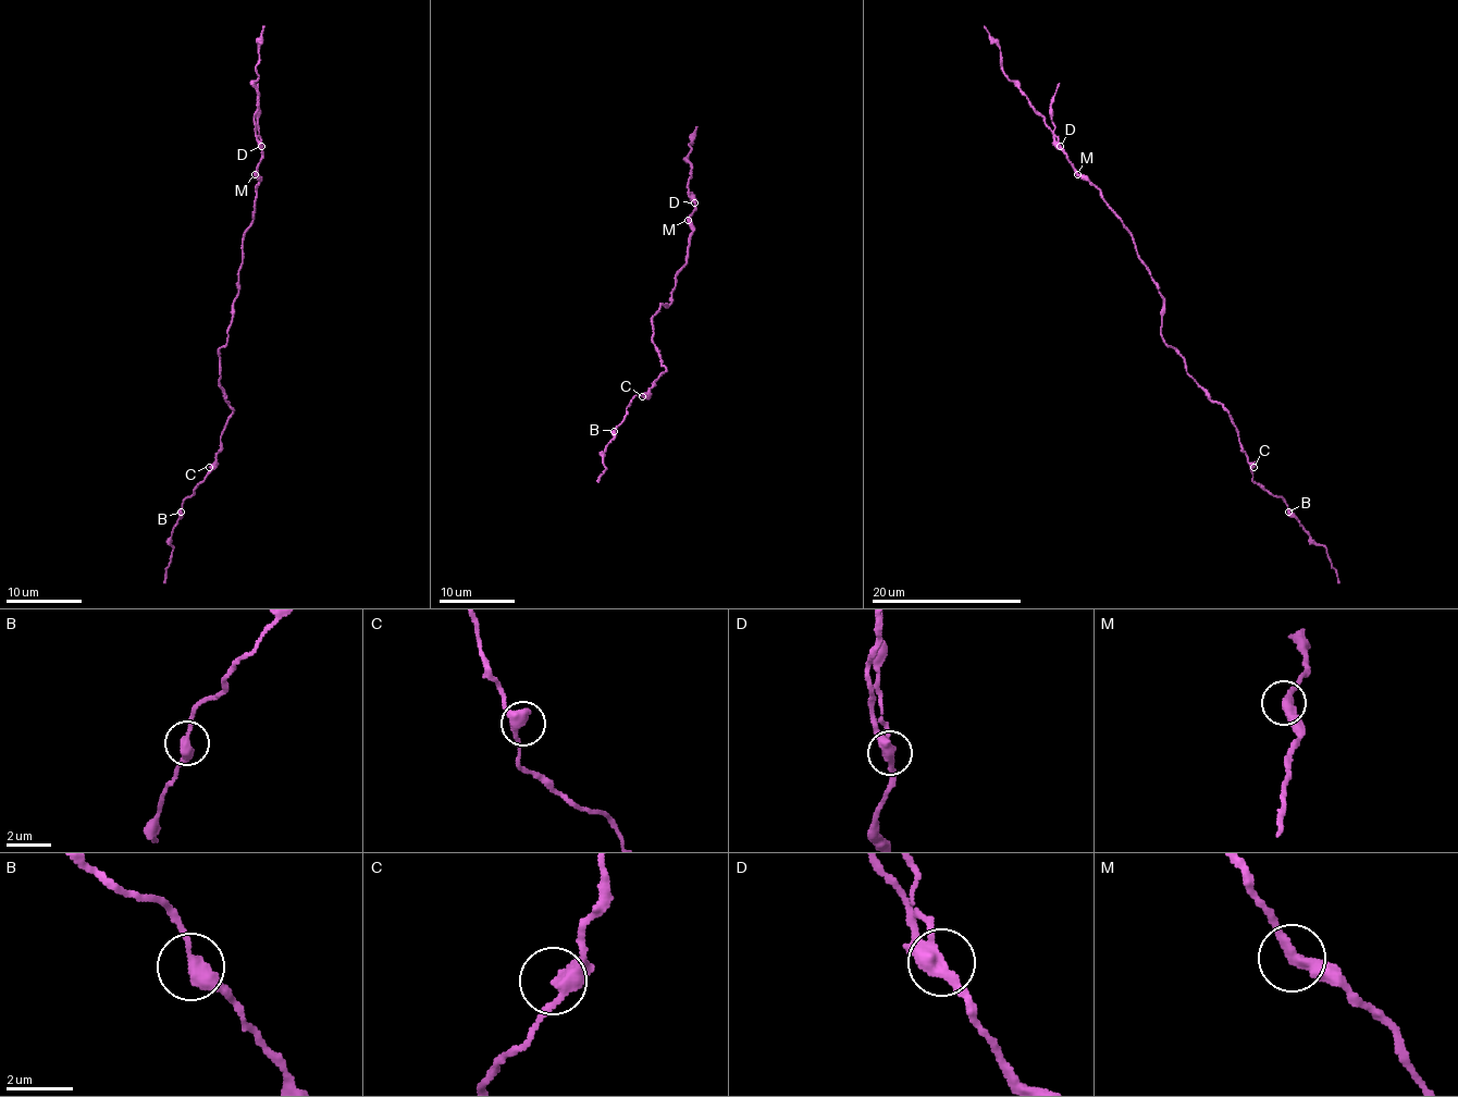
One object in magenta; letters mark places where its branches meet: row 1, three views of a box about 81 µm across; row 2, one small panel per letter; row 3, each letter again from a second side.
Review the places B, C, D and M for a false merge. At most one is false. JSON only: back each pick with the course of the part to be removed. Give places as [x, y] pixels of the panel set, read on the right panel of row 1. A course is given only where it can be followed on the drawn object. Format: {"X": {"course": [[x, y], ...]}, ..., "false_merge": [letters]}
{"D": {"course": [[1060, 146], [1050, 107], [1050, 99], [1060, 84]]}, "false_merge": ["D"]}

